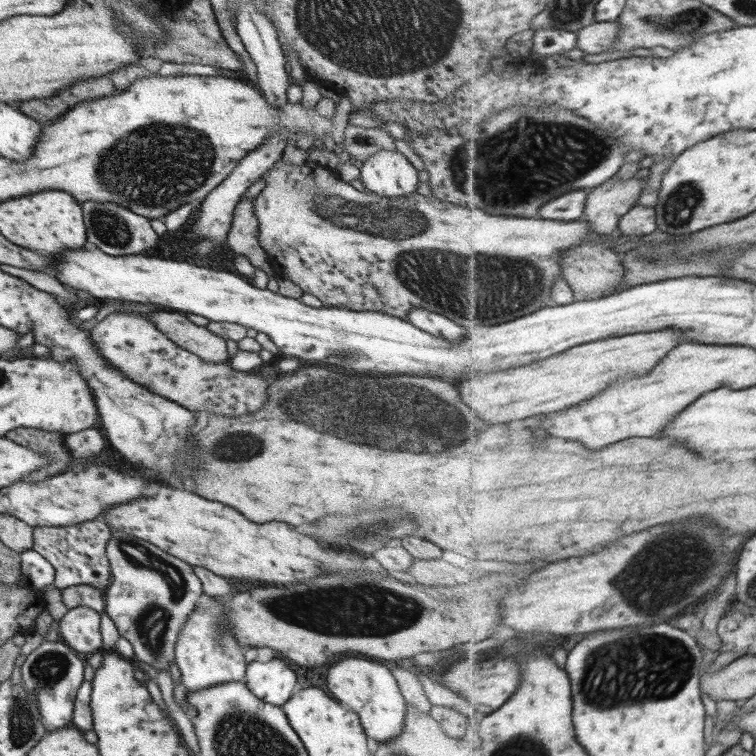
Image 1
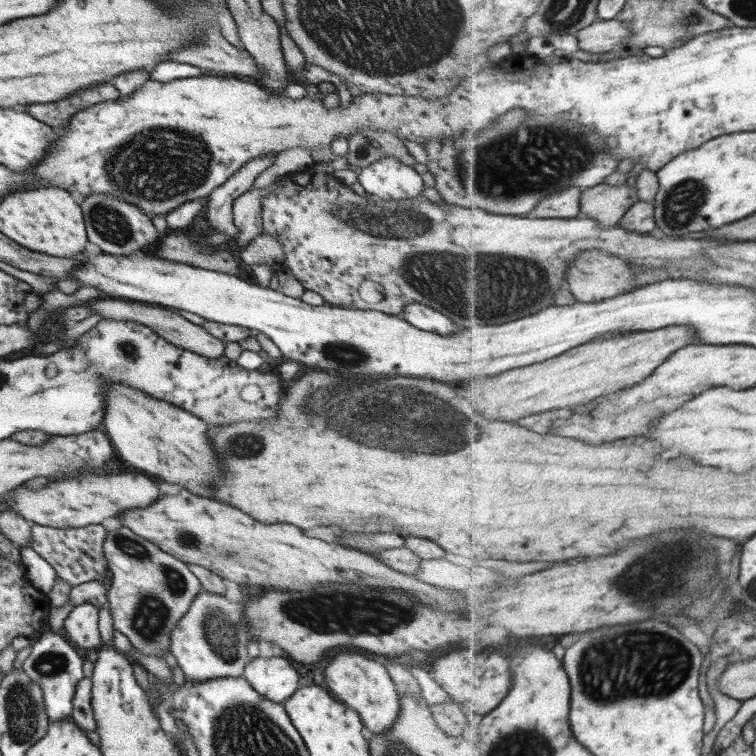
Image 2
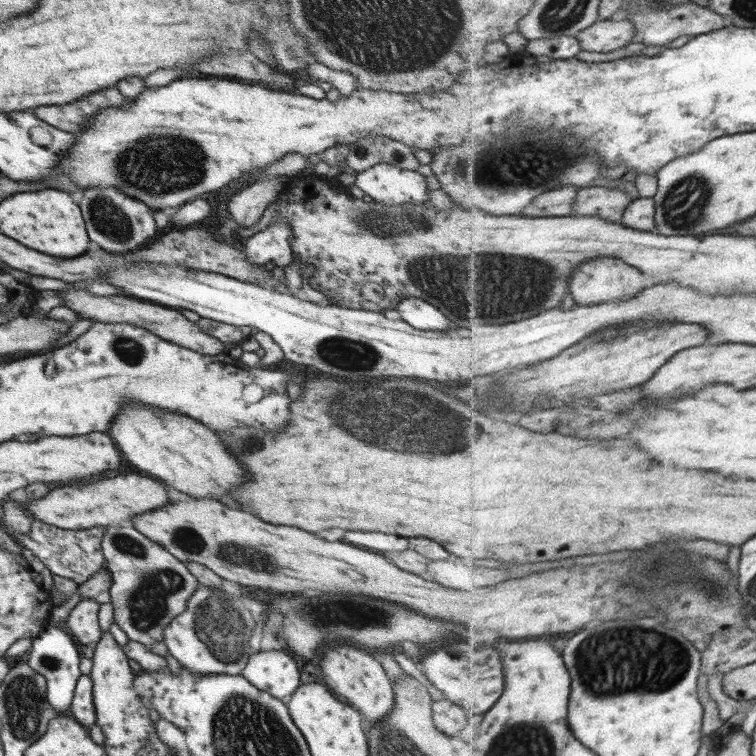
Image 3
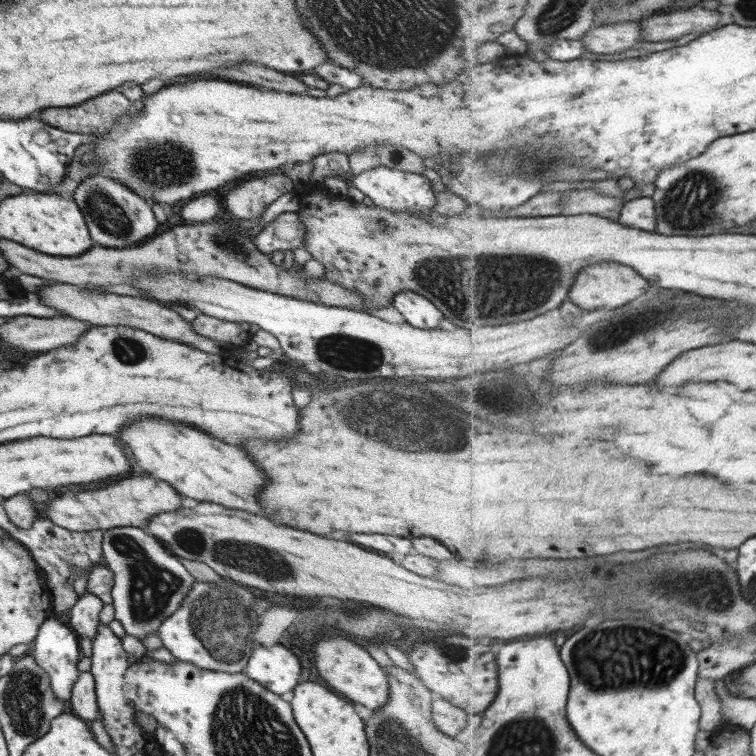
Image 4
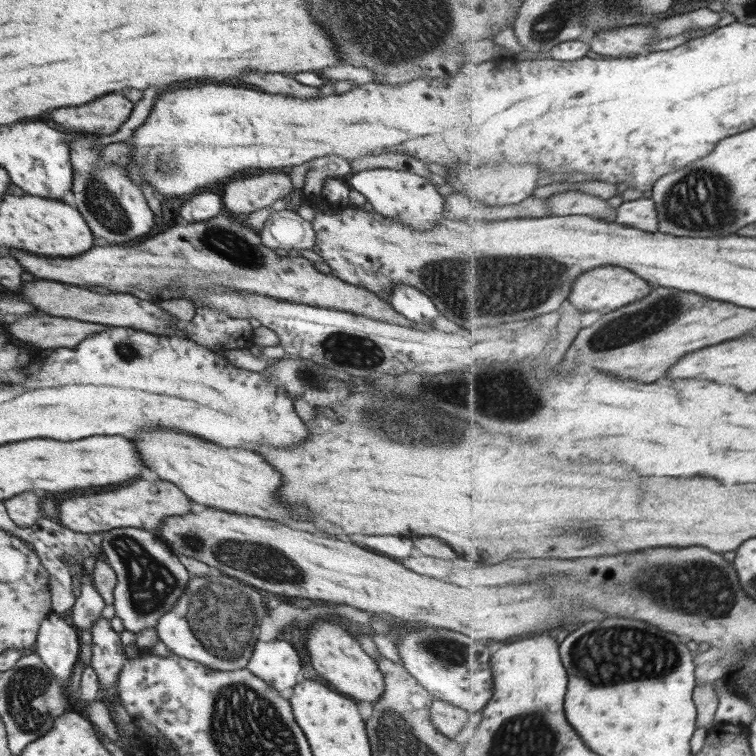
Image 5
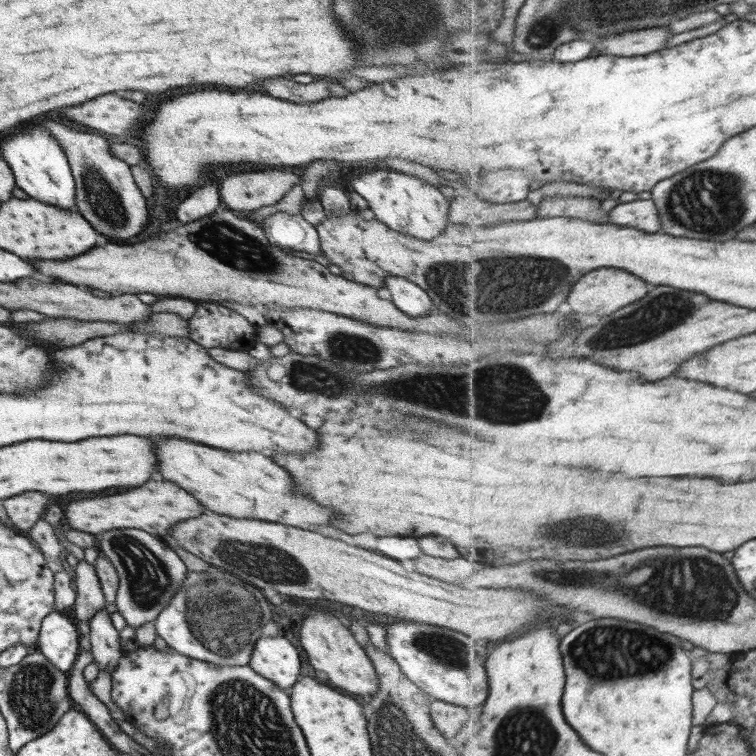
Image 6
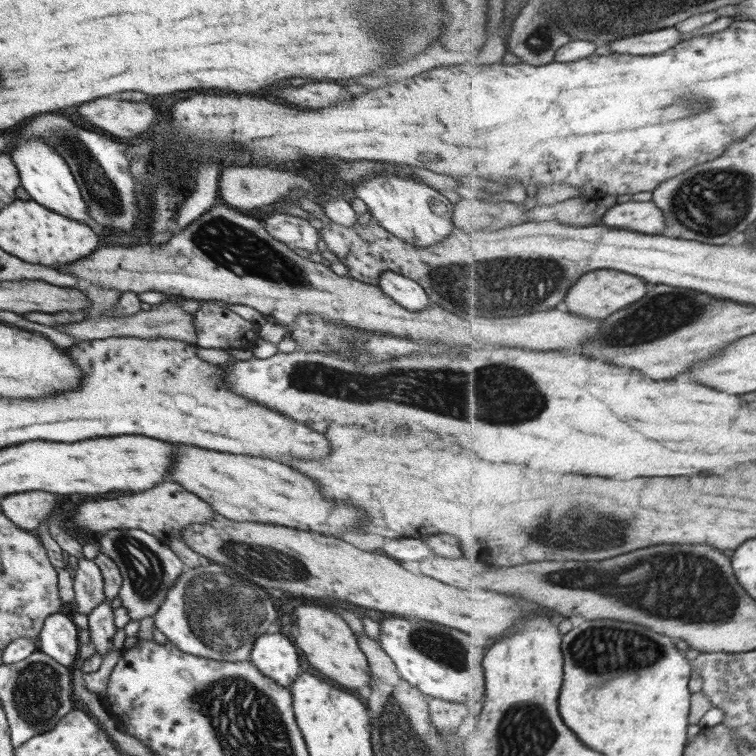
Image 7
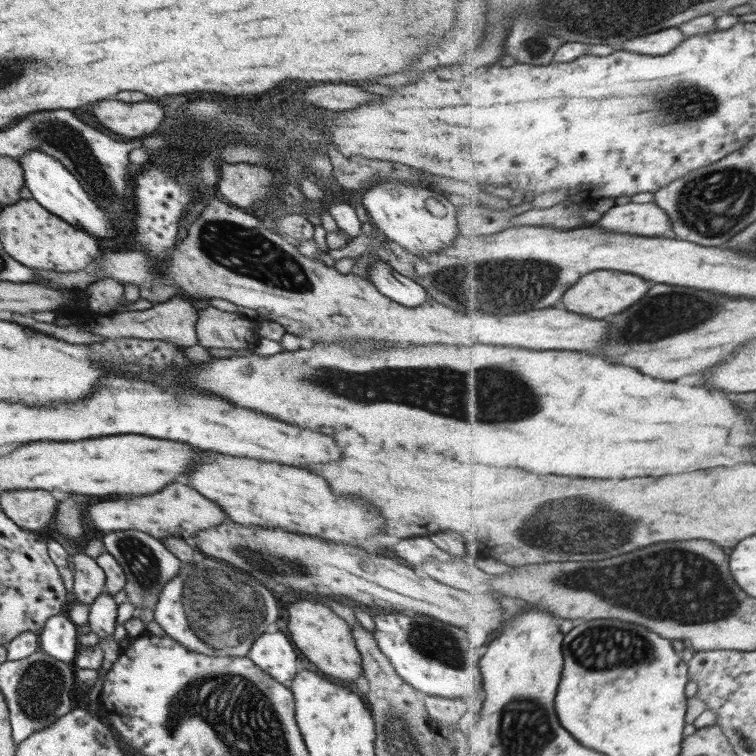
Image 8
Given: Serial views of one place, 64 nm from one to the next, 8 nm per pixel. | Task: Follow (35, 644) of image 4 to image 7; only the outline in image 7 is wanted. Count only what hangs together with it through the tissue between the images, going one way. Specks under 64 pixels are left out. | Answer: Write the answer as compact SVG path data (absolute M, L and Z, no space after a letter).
M61 612L47 616L37 645L38 650L64 668L73 667L79 654L78 626L69 615Z

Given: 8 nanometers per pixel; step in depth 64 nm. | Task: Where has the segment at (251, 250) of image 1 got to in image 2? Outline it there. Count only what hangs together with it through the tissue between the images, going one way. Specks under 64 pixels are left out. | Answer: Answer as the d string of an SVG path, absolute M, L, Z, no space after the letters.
M272 183L271 186L266 186L262 190L251 189L248 193L241 194L232 203L233 210L233 223L239 228L240 233L238 233L234 238L241 249L243 249L251 240L254 240L263 231L263 218L262 218L262 201L267 194L275 188L275 184Z

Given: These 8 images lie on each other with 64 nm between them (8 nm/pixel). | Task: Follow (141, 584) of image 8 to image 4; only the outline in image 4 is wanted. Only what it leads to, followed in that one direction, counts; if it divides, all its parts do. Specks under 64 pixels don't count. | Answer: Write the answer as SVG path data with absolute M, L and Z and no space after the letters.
M117 527L103 531L102 552L104 564L114 573L111 596L114 618L119 620L127 634L143 639L146 634L157 634L163 620L179 609L180 603L194 586L195 578L180 563L180 559L170 553L163 544L135 527Z

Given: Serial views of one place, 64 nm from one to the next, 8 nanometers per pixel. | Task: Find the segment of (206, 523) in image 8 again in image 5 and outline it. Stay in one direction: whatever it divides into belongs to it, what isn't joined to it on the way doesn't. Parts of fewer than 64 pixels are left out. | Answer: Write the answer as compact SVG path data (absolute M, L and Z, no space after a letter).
M136 480L110 492L73 496L62 499L56 517L60 526L83 534L104 533L114 528L138 528L145 532L154 530L168 516L188 514L192 510L190 499L174 483L165 480Z

